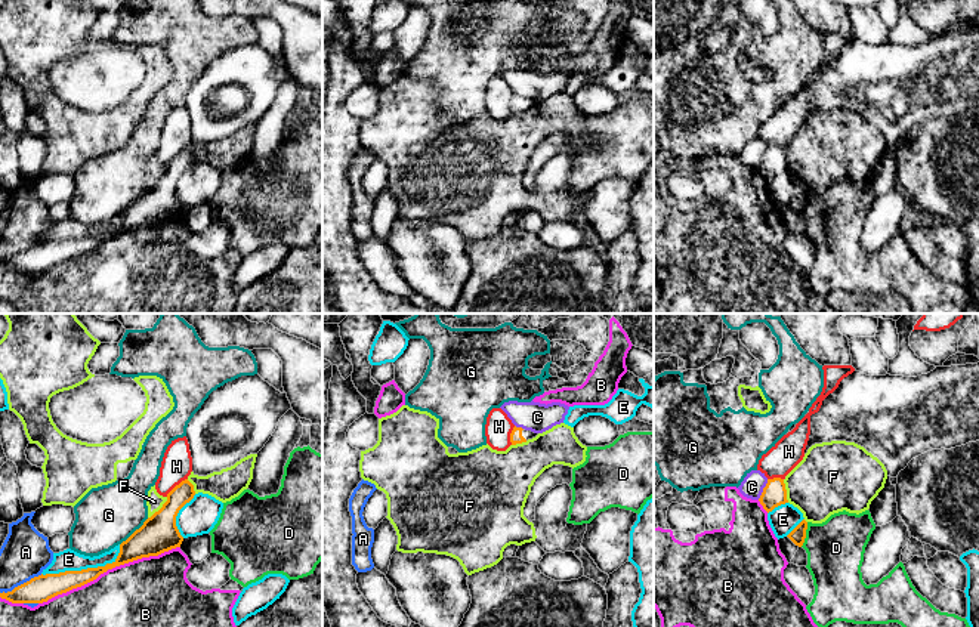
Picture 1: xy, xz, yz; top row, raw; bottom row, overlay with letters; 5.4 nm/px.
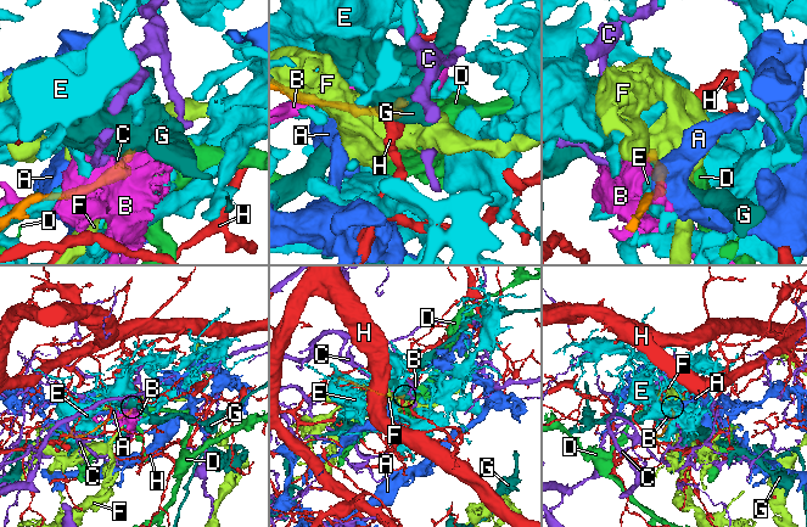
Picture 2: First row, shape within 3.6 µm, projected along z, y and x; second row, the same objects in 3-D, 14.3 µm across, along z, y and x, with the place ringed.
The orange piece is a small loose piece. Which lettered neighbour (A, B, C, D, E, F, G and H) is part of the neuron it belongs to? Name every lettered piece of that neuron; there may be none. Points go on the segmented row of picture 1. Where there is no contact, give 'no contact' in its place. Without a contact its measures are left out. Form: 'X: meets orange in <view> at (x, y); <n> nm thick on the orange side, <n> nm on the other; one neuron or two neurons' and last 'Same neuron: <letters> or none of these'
A: meets orange in xy at (21, 584); 150 nm thick on the orange side, 260 nm on the other; two neurons
B: meets orange in xy at (108, 568); 160 nm thick on the orange side, 360 nm on the other; two neurons
C: meets orange in yz at (763, 490); 130 nm thick on the orange side, 120 nm on the other; two neurons
D: meets orange in yz at (805, 534); 90 nm thick on the orange side, 320 nm on the other; two neurons
E: meets orange in xy at (85, 570); 140 nm thick on the orange side, 120 nm on the other; two neurons
F: meets orange in xy at (160, 509); 200 nm thick on the orange side, 90 nm on the other; two neurons
G: meets orange in xy at (135, 531); 200 nm thick on the orange side, 320 nm on the other; two neurons
H: meets orange in xy at (176, 485); 170 nm thick on the orange side, 170 nm on the other; two neurons
Same neuron: none of these

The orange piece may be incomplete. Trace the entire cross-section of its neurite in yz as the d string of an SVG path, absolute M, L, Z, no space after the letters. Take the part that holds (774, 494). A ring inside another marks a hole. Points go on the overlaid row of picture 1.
M768 479L768 484L763 488L759 501L768 513L772 512L775 507L788 503L784 479Z

